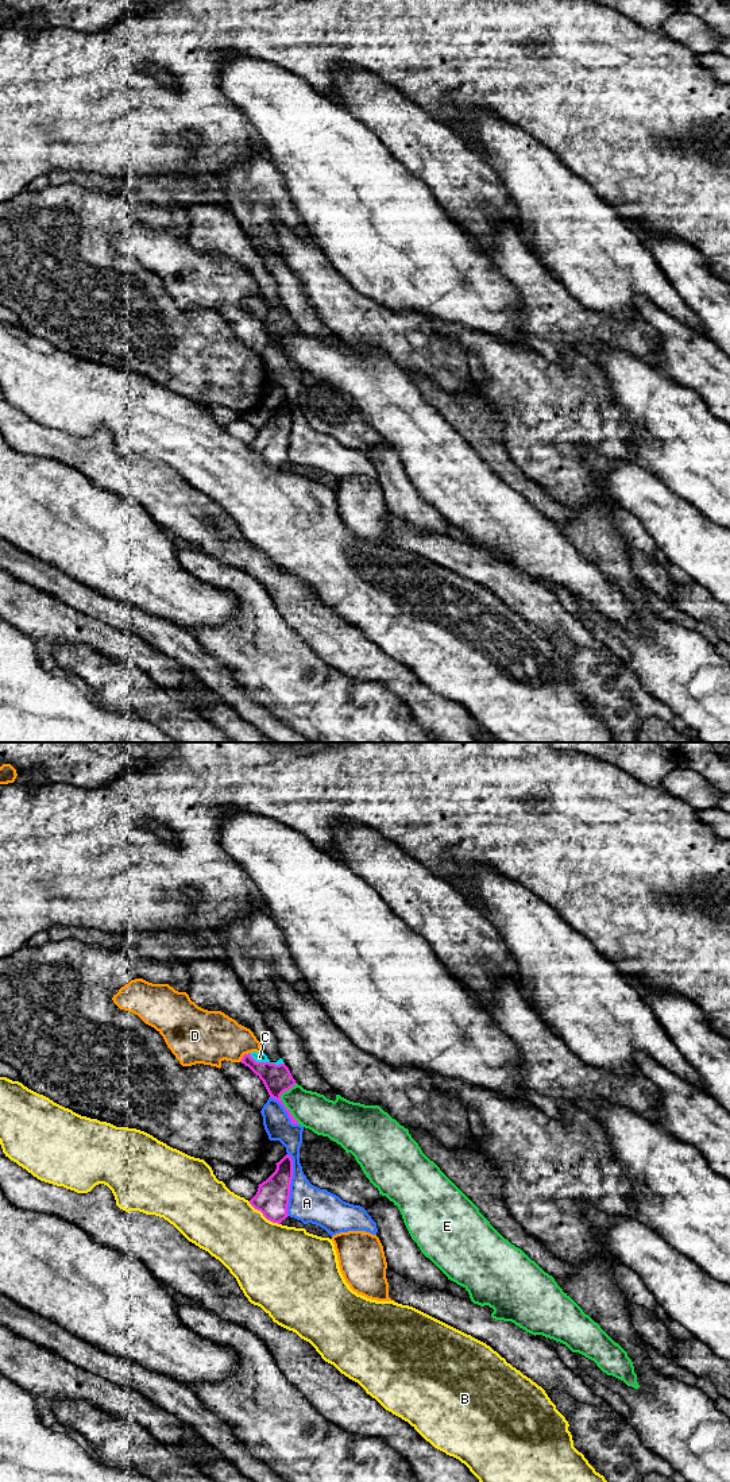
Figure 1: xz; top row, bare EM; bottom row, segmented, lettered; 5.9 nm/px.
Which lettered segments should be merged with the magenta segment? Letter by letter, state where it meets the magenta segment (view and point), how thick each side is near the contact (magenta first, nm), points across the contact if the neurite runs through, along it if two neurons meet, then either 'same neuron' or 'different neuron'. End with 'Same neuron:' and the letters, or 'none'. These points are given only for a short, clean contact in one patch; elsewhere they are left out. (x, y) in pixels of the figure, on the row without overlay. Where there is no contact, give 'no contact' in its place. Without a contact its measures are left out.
A: meets magenta in xz at (290, 428); 200 nm thick on the magenta side, 220 nm on the other; different neuron
B: meets magenta in xz at (265, 460); 200 nm thick on the magenta side, 440 nm on the other; different neuron
C: meets magenta in xz at (266, 307); 170 nm thick on the magenta side, 60 nm on the other; runs through xz (277, 323), (266, 307), (259, 301); same neuron
D: meets magenta in xz at (243, 300); 170 nm thick on the magenta side, 320 nm on the other; different neuron
E: meets magenta in xz at (282, 346); 170 nm thick on the magenta side, 220 nm on the other; border along xz (294, 327), (281, 339), (281, 344), (298, 367); different neuron
Same neuron: C

